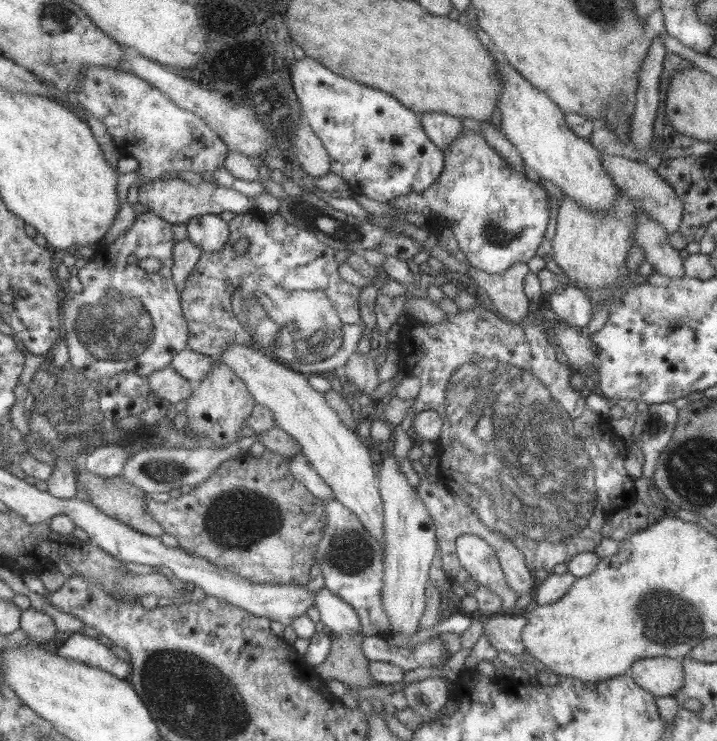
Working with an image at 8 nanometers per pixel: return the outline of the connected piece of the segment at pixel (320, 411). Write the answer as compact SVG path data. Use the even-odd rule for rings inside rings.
M244 345L229 346L217 357L243 381L252 400L268 408L275 425L299 444L301 454L331 488L335 499L355 514L367 533L380 543L383 552L383 509L377 477L373 474L369 449L361 443L355 430L341 423L323 398L323 393L313 390L307 383L305 374L299 374L299 371L275 362L269 355Z

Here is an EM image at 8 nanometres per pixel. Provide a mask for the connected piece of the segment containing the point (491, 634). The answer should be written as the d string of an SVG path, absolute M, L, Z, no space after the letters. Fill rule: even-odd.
M517 611L510 614L495 614L478 616L483 626L482 634L485 634L489 644L496 652L508 652L509 654L521 654L525 652L525 646L521 642L521 629L527 622Z

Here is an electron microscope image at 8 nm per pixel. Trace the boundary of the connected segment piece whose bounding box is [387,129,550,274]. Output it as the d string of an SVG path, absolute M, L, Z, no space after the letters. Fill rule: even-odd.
M464 129L460 135L460 142L452 146L449 144L447 150L443 150L443 170L434 180L431 186L423 192L407 194L393 198L389 204L392 212L402 216L407 212L416 212L430 220L428 229L449 228L453 234L459 251L461 251L472 268L487 272L488 274L499 274L504 272L515 262L527 263L535 256L535 249L543 240L545 226L549 220L549 196L538 183L530 181L523 174L515 172L513 168L499 156L499 152L489 146L481 134Z

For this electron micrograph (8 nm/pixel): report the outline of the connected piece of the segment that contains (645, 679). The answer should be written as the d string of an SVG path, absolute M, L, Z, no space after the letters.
M642 658L629 666L629 675L654 697L670 696L683 684L681 658Z

